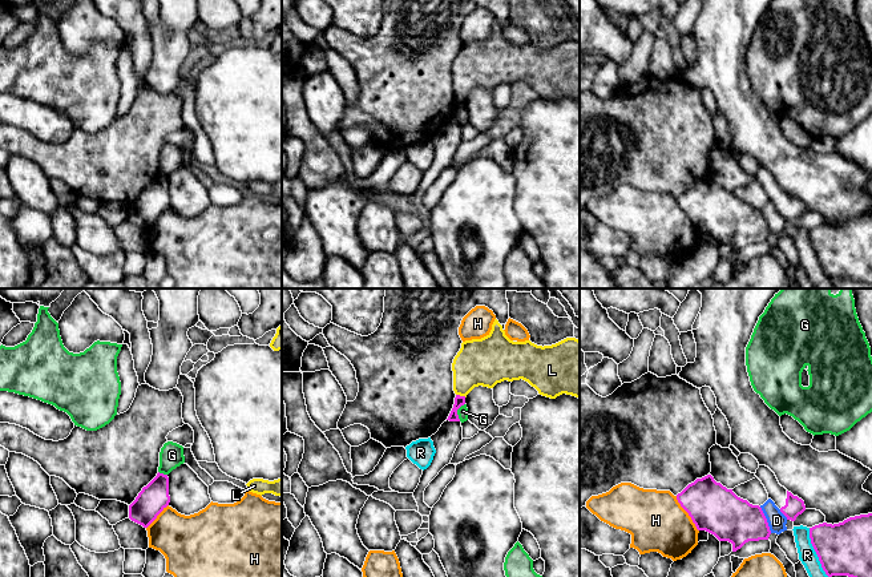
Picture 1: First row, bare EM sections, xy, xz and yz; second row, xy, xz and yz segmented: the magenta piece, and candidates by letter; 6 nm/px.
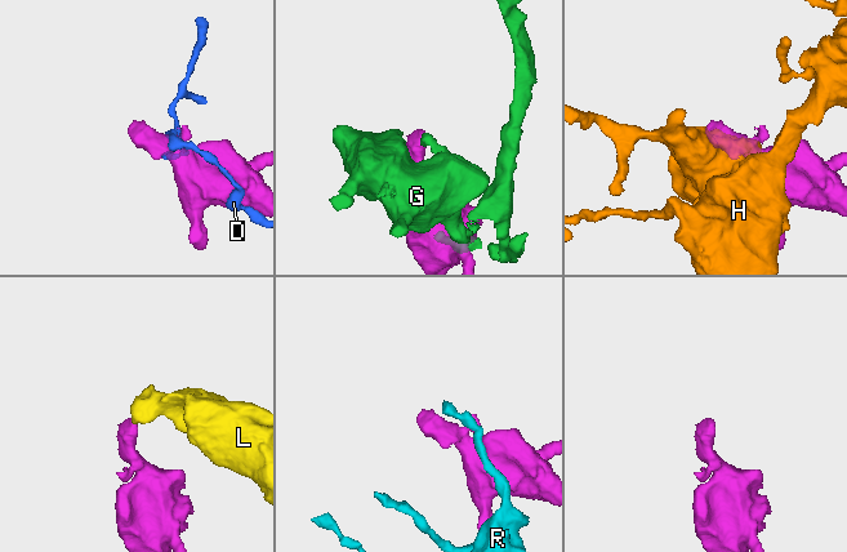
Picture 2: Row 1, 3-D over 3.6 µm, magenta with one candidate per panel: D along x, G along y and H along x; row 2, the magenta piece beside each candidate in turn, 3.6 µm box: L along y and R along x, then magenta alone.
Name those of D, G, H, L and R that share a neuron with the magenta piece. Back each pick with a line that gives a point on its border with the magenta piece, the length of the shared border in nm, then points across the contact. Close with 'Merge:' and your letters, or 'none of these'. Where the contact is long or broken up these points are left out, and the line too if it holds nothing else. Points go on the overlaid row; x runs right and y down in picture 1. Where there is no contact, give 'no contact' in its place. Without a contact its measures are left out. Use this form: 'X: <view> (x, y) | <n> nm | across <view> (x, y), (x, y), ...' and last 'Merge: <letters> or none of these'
Merge: none of these

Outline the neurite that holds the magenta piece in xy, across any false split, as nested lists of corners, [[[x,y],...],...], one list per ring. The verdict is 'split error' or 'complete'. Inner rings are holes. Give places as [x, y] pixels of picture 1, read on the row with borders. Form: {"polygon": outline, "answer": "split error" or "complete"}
{"polygon": [[[158,472],[129,505],[129,519],[148,528],[169,503],[169,477]]], "answer": "complete"}

